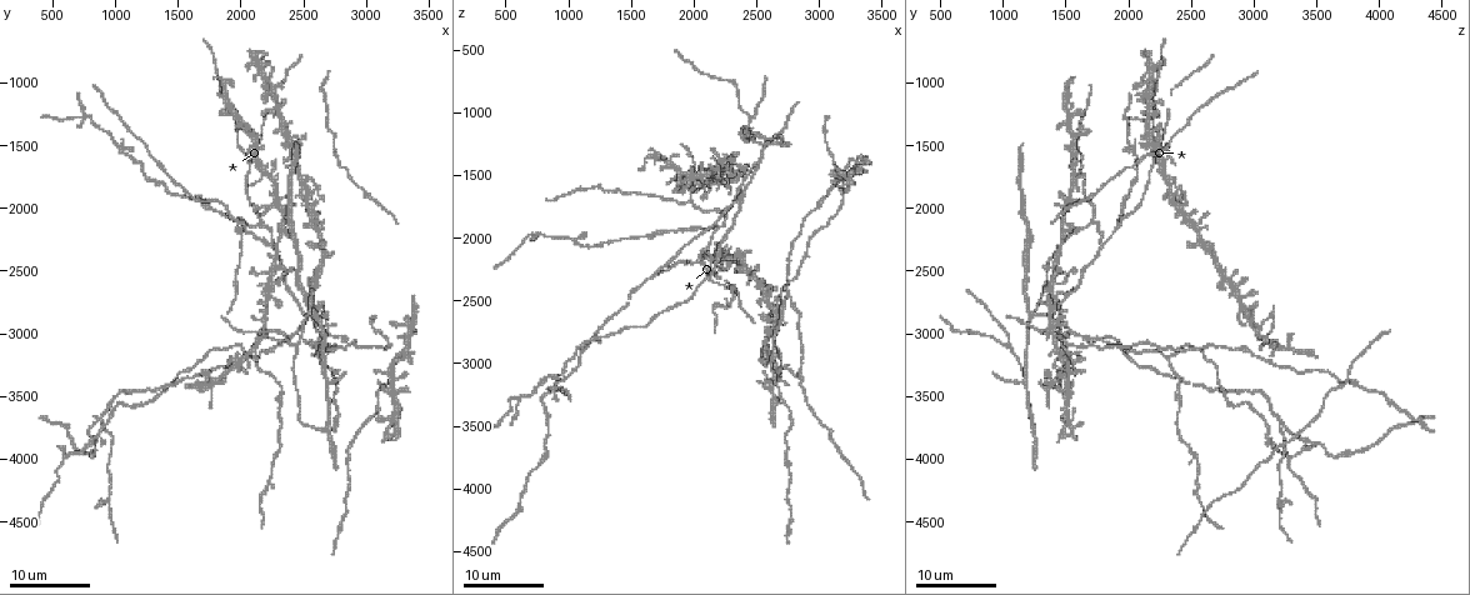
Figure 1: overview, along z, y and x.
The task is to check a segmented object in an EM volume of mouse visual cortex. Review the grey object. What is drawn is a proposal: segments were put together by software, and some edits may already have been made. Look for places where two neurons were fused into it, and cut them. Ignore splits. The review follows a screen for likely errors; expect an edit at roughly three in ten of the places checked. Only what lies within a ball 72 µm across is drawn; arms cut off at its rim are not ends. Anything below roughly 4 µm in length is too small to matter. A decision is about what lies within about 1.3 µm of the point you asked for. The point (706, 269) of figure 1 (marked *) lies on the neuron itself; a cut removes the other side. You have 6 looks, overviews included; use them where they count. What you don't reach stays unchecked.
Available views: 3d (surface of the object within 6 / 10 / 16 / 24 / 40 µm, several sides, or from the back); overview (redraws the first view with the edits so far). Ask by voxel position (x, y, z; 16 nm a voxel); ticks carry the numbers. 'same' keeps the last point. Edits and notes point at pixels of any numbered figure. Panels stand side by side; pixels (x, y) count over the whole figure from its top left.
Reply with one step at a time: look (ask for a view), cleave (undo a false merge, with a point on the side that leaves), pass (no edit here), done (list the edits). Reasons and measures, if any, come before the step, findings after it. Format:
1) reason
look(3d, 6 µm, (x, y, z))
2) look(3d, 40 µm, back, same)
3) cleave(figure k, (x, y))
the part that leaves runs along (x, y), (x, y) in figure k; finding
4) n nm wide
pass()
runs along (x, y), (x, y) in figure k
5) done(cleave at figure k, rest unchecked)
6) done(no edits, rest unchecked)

three arms meet
look(3d, 16 µm, (1960, 2100, 1720))

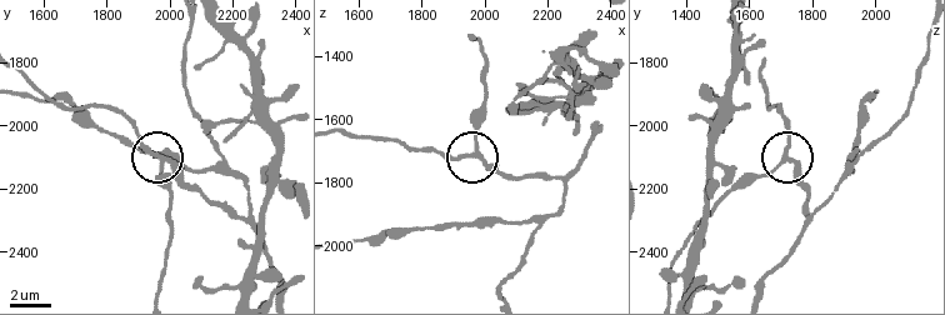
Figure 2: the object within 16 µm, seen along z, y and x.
look(3d, 10 µm, (1970, 2100, 1710))

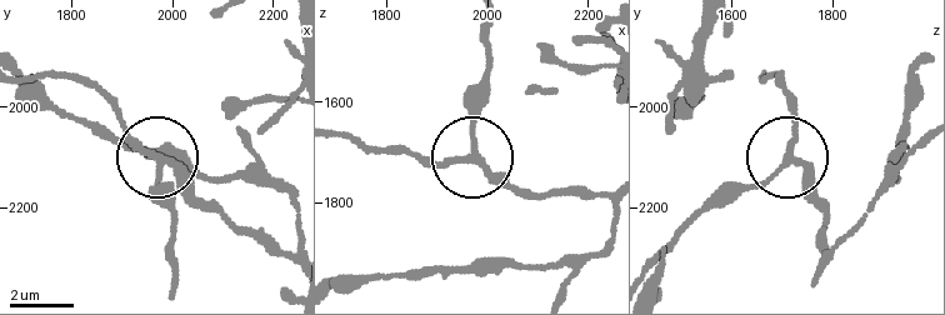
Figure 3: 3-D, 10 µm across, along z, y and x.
pass()
continuous, no second neuron

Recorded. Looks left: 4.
three arms meet
look(3d, 16 µm, (2440, 3080, 1000))

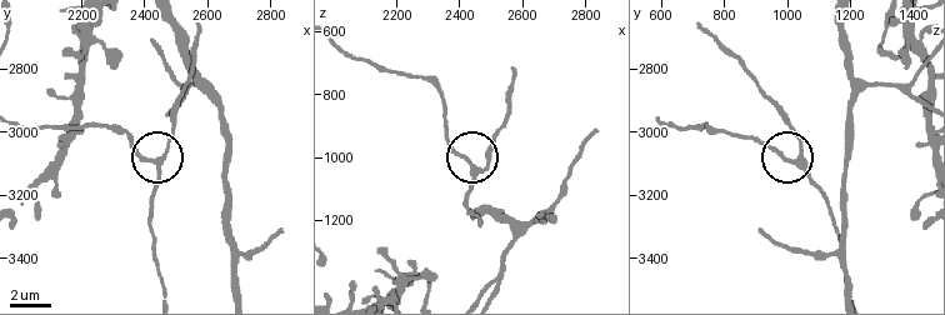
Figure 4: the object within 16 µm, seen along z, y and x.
closer look
look(3d, 10 µm, (2440, 3100, 1020))

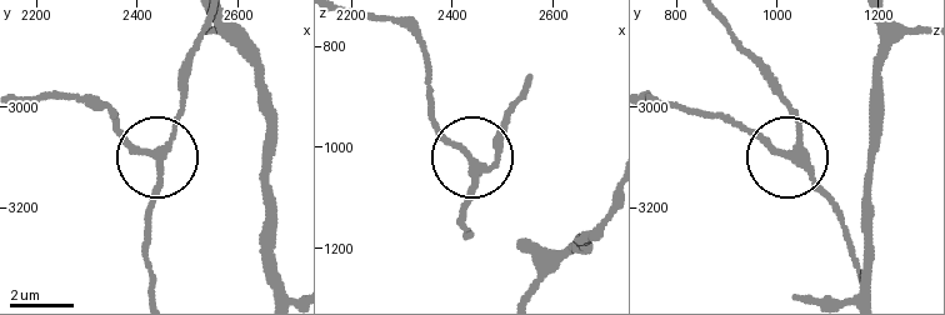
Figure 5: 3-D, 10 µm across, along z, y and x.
side arm 10 µm
pass()
runs along (156, 293), (148, 204), (156, 161), (185, 94) in figure 5; all the same neuron

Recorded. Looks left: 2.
two arms in line, one across
look(3d, 24 µm, (880, 3660, 3200))

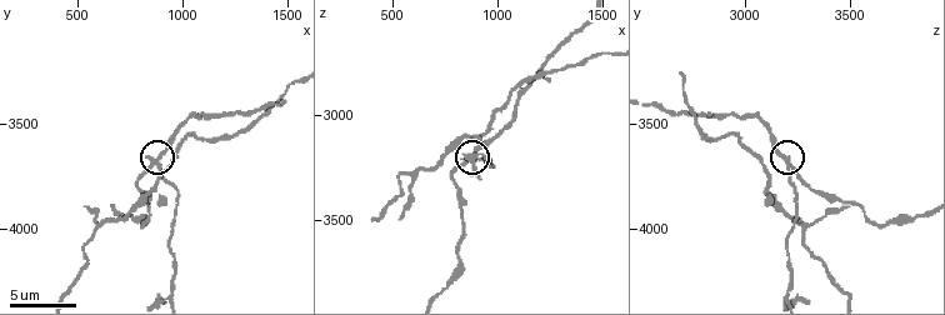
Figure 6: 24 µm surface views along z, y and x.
look(3d, 6 µm, (870, 3700, 3210))

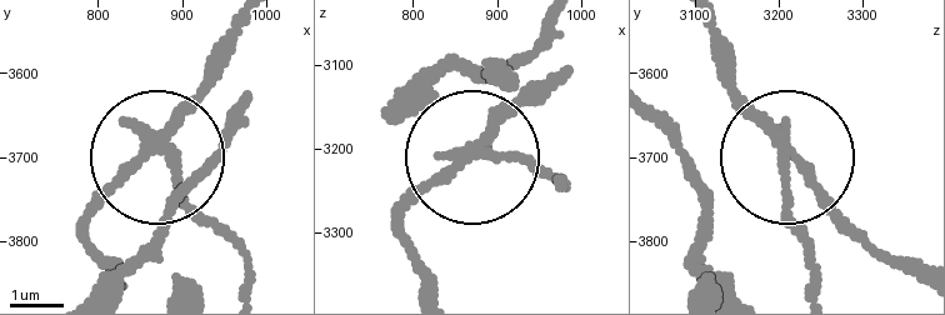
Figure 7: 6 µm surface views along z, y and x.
210 nm wide
cleave(figure 7, (208, 219))
the part that leaves runs along (161, 153), (251, 283) in figure 7; two neurons meet here

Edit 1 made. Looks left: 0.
done(cleave at figure 7, rest unchecked)

